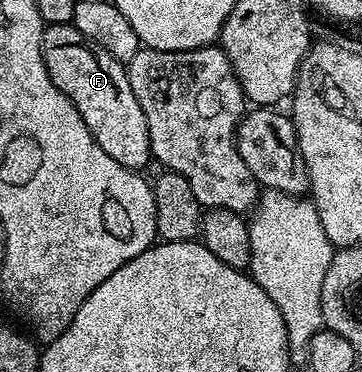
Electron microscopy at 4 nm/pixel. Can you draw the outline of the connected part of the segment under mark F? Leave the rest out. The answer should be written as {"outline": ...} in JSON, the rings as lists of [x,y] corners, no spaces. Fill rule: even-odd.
{"outline":[[[73,24],[46,25],[42,31],[42,54],[52,83],[80,111],[80,119],[84,119],[92,139],[116,163],[135,171],[145,170],[145,165],[152,161],[148,123],[140,103],[136,103],[136,95],[132,95],[126,65],[96,47],[92,39],[84,39]]]}

